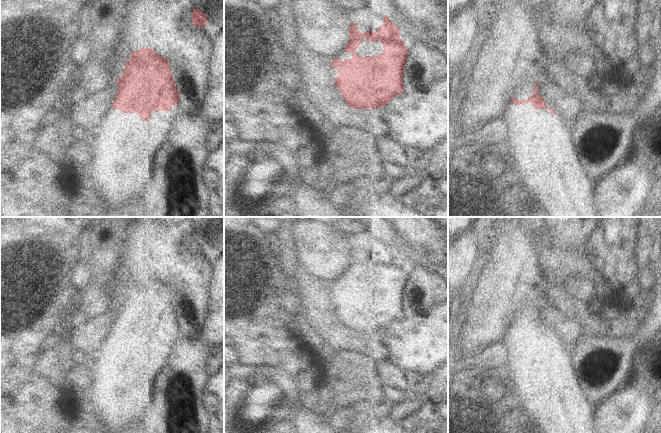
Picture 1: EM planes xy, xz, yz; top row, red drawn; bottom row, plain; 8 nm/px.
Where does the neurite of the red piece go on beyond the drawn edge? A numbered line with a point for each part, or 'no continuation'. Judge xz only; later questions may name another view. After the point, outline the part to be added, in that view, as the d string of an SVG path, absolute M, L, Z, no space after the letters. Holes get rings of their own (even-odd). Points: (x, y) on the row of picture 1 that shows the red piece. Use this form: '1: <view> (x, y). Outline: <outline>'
no continuation

